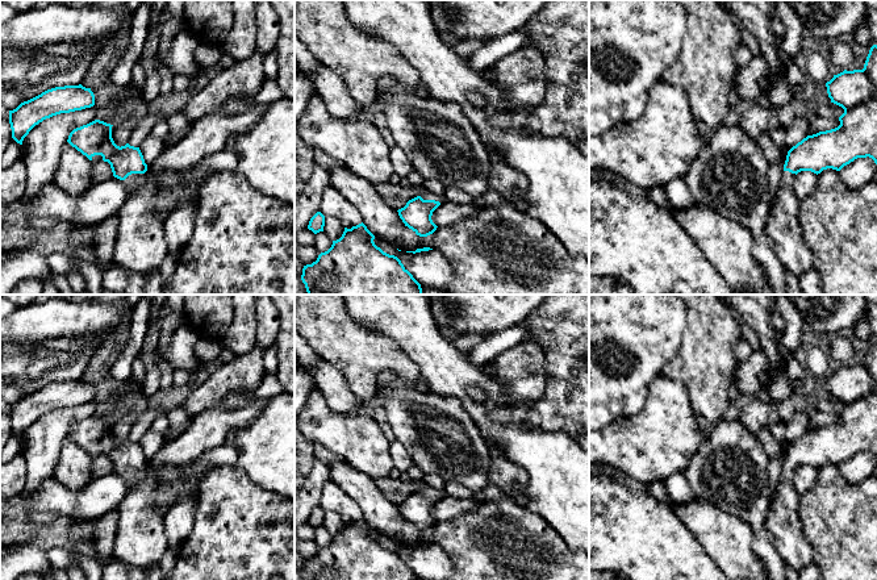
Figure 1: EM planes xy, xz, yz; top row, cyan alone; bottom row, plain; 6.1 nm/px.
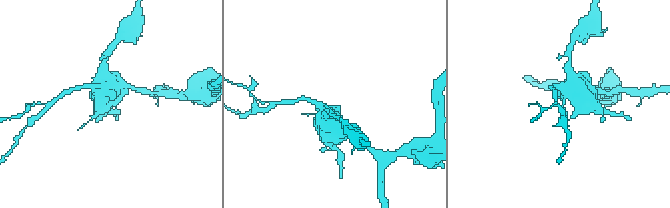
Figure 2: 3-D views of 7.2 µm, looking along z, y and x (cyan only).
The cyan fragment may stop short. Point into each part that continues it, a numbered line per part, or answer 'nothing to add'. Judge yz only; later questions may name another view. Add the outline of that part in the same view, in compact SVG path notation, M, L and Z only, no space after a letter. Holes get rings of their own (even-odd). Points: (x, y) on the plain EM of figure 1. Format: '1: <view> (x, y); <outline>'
1: yz (782, 522); M782 466L780 481L765 516L765 530L774 550L794 572L814 563L811 544L802 531L799 495L793 484L795 468Z

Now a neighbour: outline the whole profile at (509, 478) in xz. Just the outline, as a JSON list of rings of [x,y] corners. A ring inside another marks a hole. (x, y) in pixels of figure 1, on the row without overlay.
[[[489,446],[489,480],[505,492],[510,500],[519,505],[526,505],[527,476],[525,471],[506,459],[498,450]]]

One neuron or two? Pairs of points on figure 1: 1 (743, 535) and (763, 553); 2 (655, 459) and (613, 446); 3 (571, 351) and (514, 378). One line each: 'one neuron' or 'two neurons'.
1: two neurons
2: one neuron
3: two neurons

